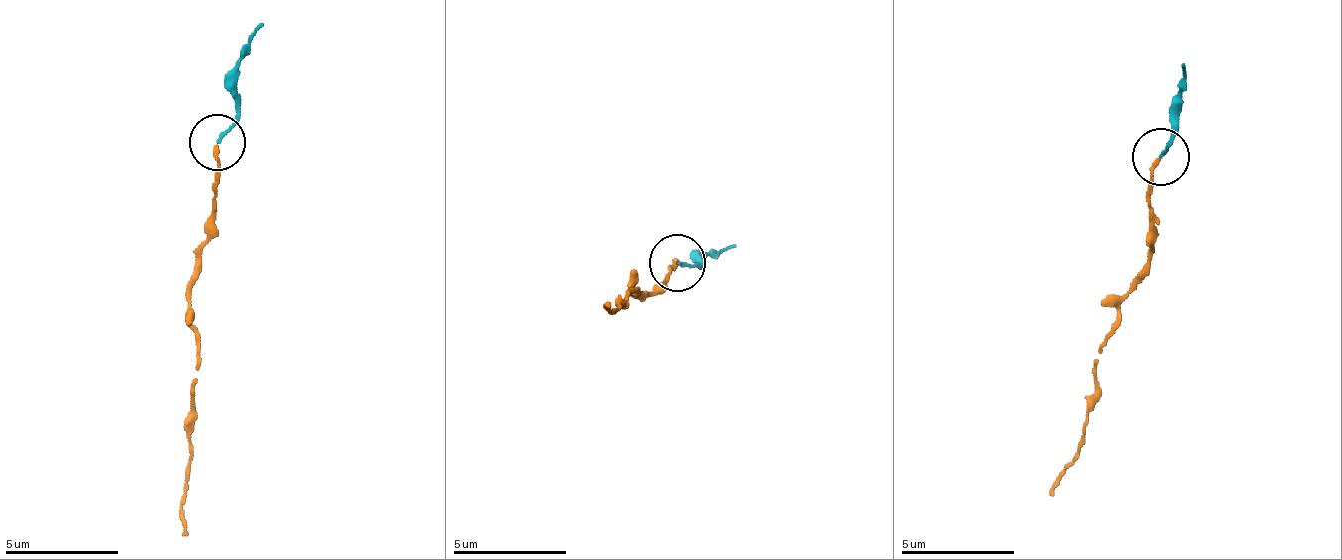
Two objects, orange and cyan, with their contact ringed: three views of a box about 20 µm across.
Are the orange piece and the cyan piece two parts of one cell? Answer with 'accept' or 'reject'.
reject

